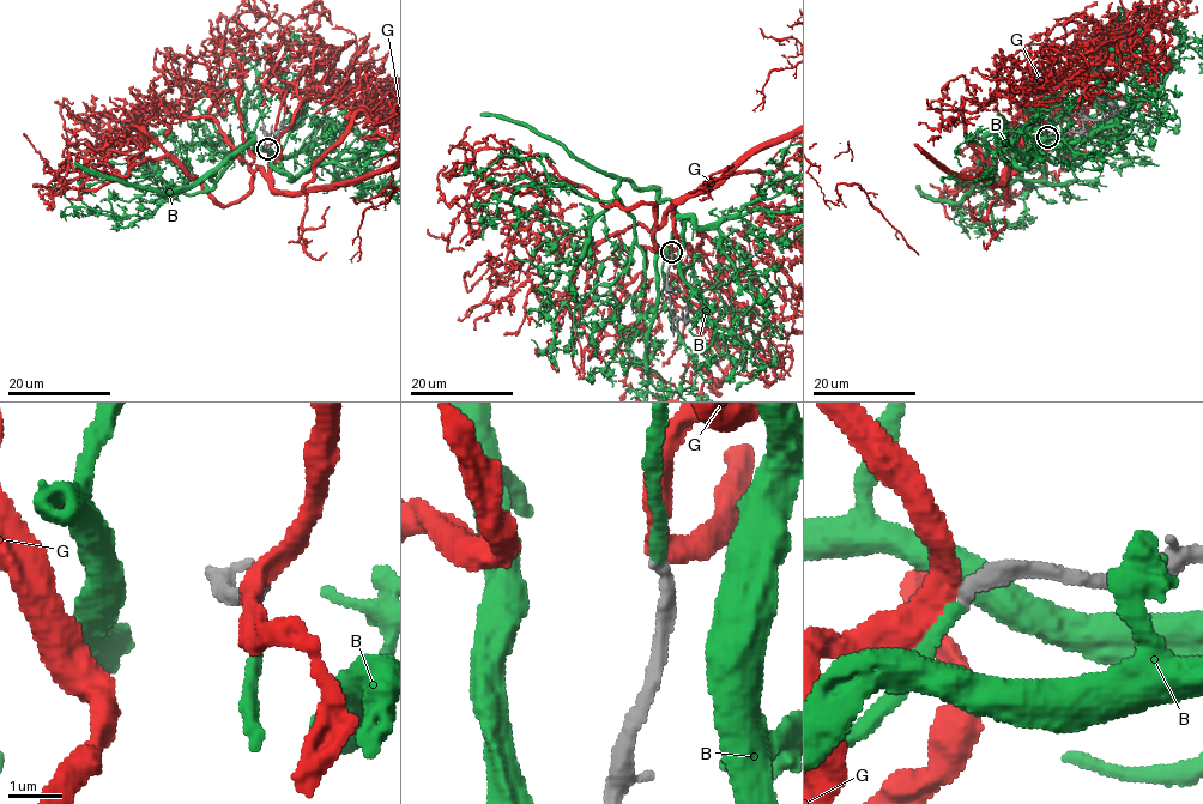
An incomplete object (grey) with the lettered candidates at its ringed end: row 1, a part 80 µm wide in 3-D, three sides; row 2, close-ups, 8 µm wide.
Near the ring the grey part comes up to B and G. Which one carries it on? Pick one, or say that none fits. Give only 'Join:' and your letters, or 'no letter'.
Join: B

